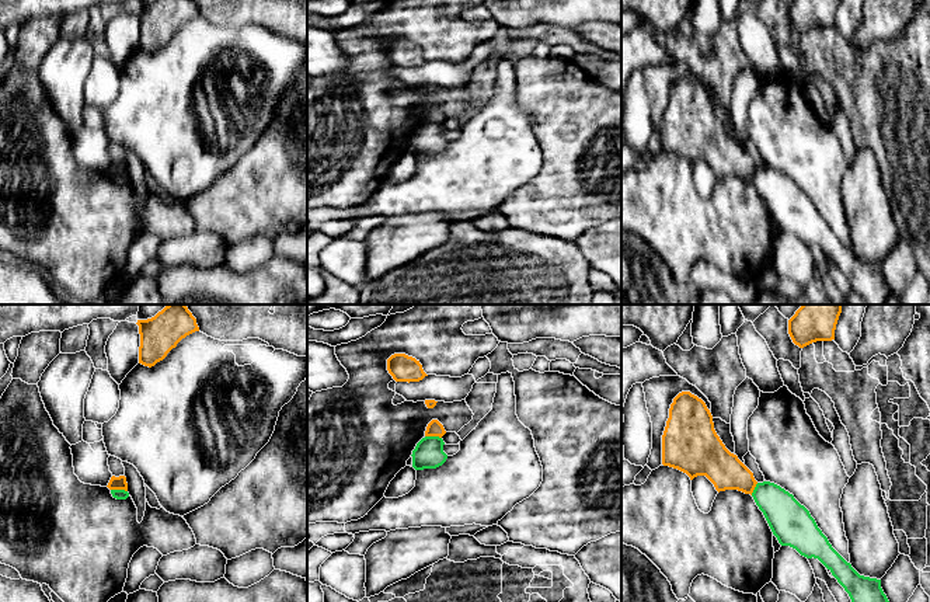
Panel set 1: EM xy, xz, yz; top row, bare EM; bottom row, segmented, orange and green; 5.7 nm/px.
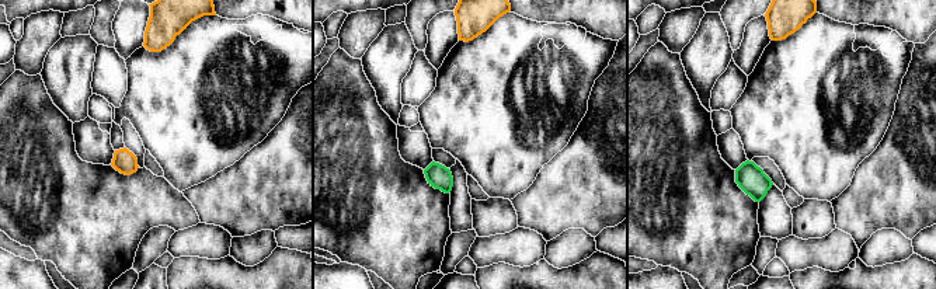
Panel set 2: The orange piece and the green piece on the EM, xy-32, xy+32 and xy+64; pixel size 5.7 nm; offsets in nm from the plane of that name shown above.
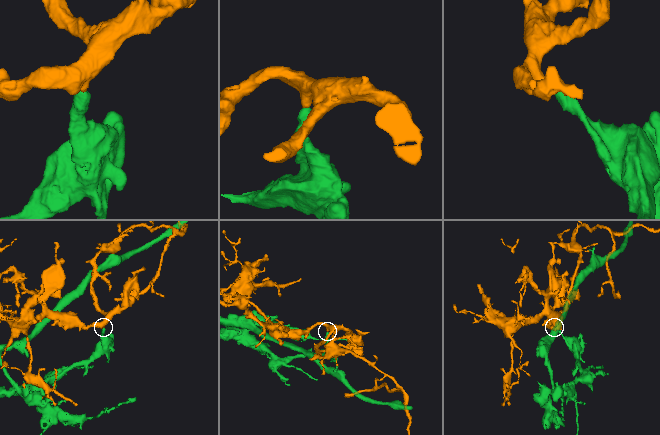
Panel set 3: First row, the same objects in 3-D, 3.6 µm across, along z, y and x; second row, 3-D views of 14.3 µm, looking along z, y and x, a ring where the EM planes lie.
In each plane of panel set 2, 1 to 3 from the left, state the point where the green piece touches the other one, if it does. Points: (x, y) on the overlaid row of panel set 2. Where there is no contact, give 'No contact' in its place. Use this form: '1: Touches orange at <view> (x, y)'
1: No contact
2: No contact
3: No contact

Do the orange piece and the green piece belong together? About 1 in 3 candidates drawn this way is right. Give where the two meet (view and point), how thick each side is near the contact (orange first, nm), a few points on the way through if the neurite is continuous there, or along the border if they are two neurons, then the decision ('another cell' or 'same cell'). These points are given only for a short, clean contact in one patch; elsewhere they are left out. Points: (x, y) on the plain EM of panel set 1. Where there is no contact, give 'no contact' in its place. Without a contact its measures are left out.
xy (119, 174) | 80/60 nm | along xy (111, 174), (124, 174), (126, 177) | another cell

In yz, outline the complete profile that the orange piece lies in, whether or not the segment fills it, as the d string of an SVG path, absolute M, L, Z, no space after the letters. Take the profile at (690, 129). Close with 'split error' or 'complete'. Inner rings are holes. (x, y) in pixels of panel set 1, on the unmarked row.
M682 77L670 90L662 121L662 150L686 159L690 166L706 161L715 175L753 178L753 159L731 139L714 115L706 88Z; complete

